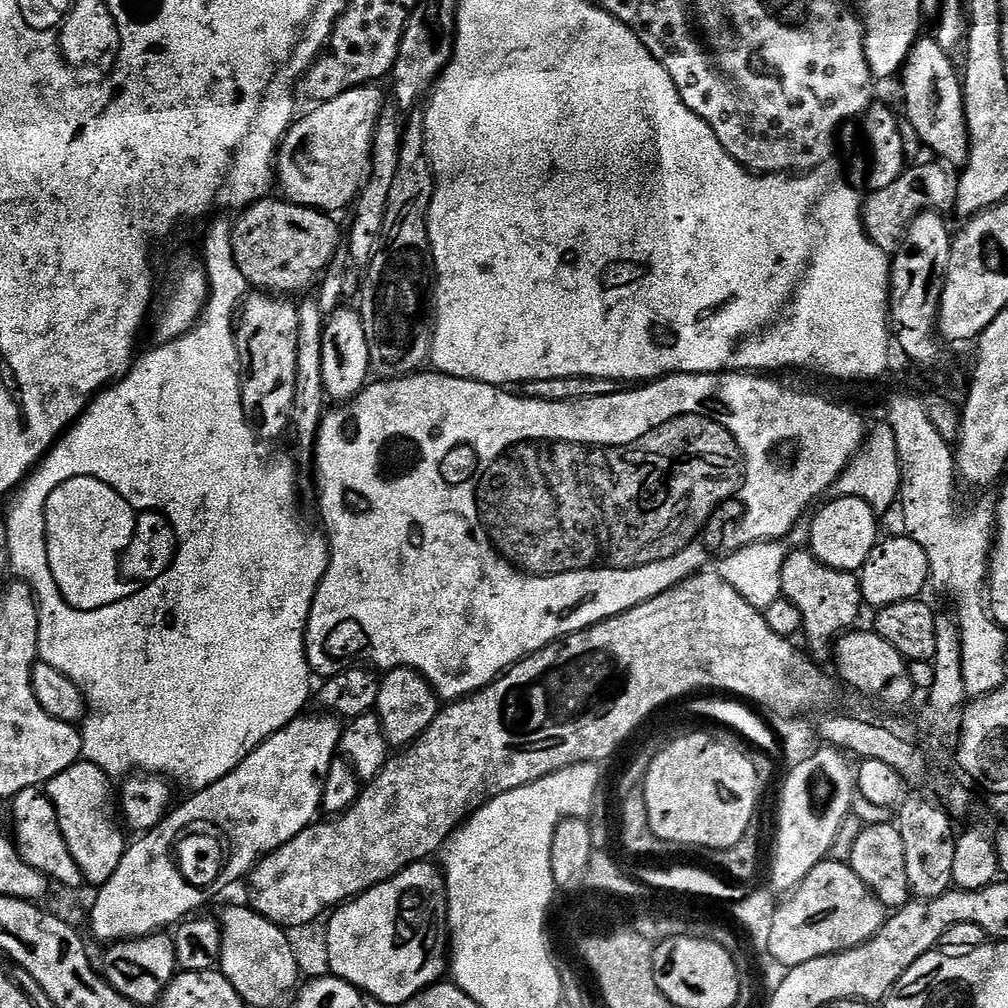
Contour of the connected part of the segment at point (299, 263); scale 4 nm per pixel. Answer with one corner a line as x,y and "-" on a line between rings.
283,198
272,199
255,200
237,215
240,217
232,224
234,262
253,289
264,294
283,294
288,298
296,298
299,292
304,292
312,283
317,283
318,277
331,263
338,249
336,224
332,221
335,219
329,213
319,212
316,208
291,204

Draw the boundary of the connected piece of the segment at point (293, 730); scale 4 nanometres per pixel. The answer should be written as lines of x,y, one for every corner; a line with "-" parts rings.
319,715
296,716
273,736
267,736
241,760
233,772
218,782
196,790
201,792
194,793
185,804
177,803
156,825
154,836
168,841
166,856
176,864
186,882
198,889
208,890
212,883
218,882
223,876
245,877
261,856
280,848
317,819
320,799
326,796
328,766
337,755
342,731
341,721
337,717

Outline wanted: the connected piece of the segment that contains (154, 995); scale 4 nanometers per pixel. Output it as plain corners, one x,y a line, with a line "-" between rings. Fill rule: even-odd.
145,934
139,938
120,938
107,947
100,956
98,968
109,986
135,1006
155,1005
160,993
178,971
171,935

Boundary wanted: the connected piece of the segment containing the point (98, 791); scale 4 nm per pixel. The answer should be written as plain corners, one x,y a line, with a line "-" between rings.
79,760
55,773
45,783
44,793
55,808
60,833
87,885
101,887
112,876
123,857
126,842
110,814
110,778
97,764

